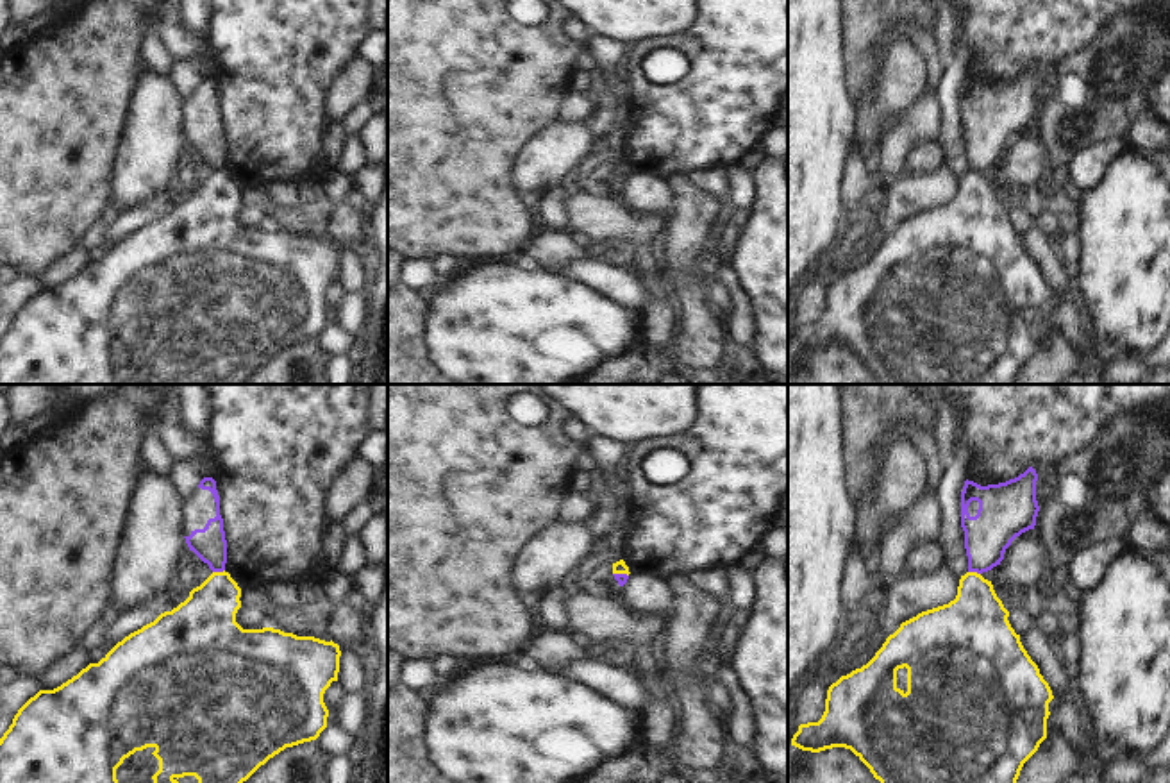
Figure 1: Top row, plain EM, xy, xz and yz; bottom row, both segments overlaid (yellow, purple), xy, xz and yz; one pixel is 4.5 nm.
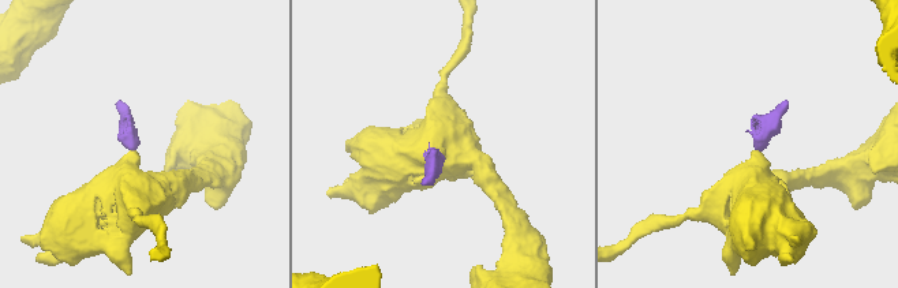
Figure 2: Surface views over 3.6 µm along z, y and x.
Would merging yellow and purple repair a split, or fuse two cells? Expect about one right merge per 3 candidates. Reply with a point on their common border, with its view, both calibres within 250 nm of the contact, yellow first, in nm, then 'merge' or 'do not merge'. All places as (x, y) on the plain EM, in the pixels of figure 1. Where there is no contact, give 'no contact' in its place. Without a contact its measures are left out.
meets yellow in xy at (218, 172); 300 nm thick on the yellow side, 150 nm on the other; do not merge

